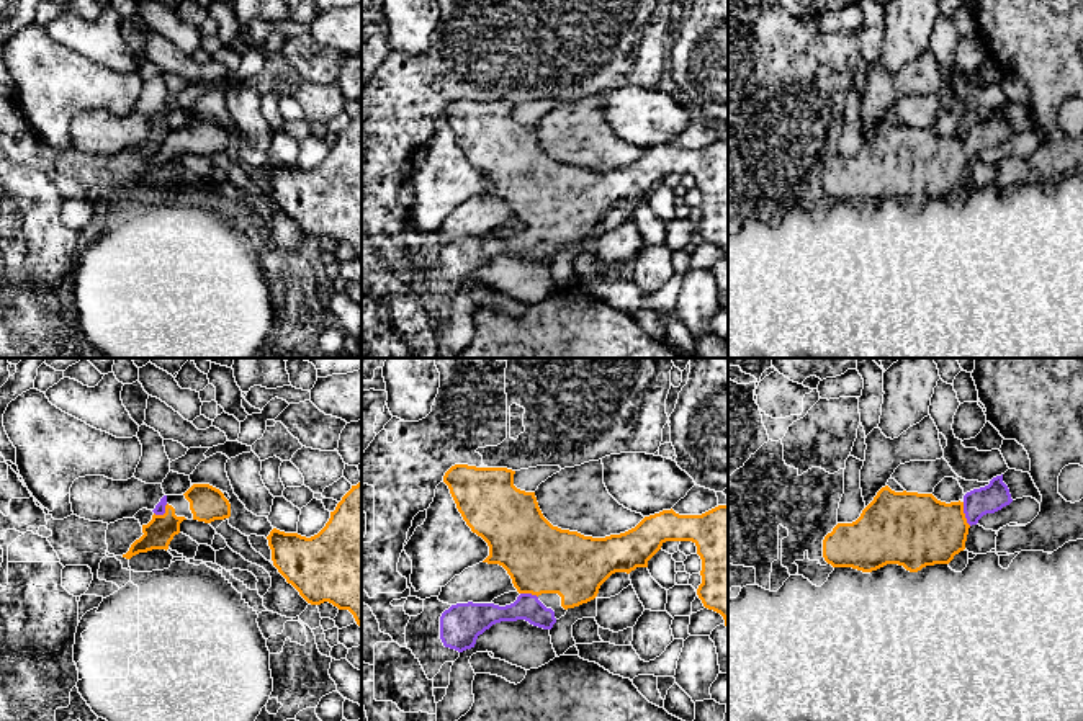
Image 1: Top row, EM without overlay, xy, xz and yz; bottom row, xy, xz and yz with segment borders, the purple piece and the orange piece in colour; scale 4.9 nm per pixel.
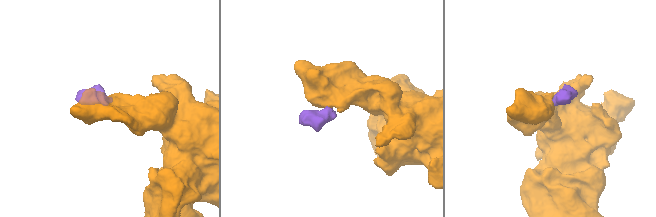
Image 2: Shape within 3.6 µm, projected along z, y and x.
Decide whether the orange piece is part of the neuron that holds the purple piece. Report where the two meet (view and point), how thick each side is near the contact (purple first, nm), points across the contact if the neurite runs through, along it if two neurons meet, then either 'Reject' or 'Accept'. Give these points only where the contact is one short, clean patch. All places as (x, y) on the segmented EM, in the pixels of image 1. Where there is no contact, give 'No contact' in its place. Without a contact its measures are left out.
Touches purple at yz (964, 512). Thickness 140 nm (purple) against 360 nm. Path across: yz (995, 496), (964, 512), (939, 530), (916, 530). Accept

